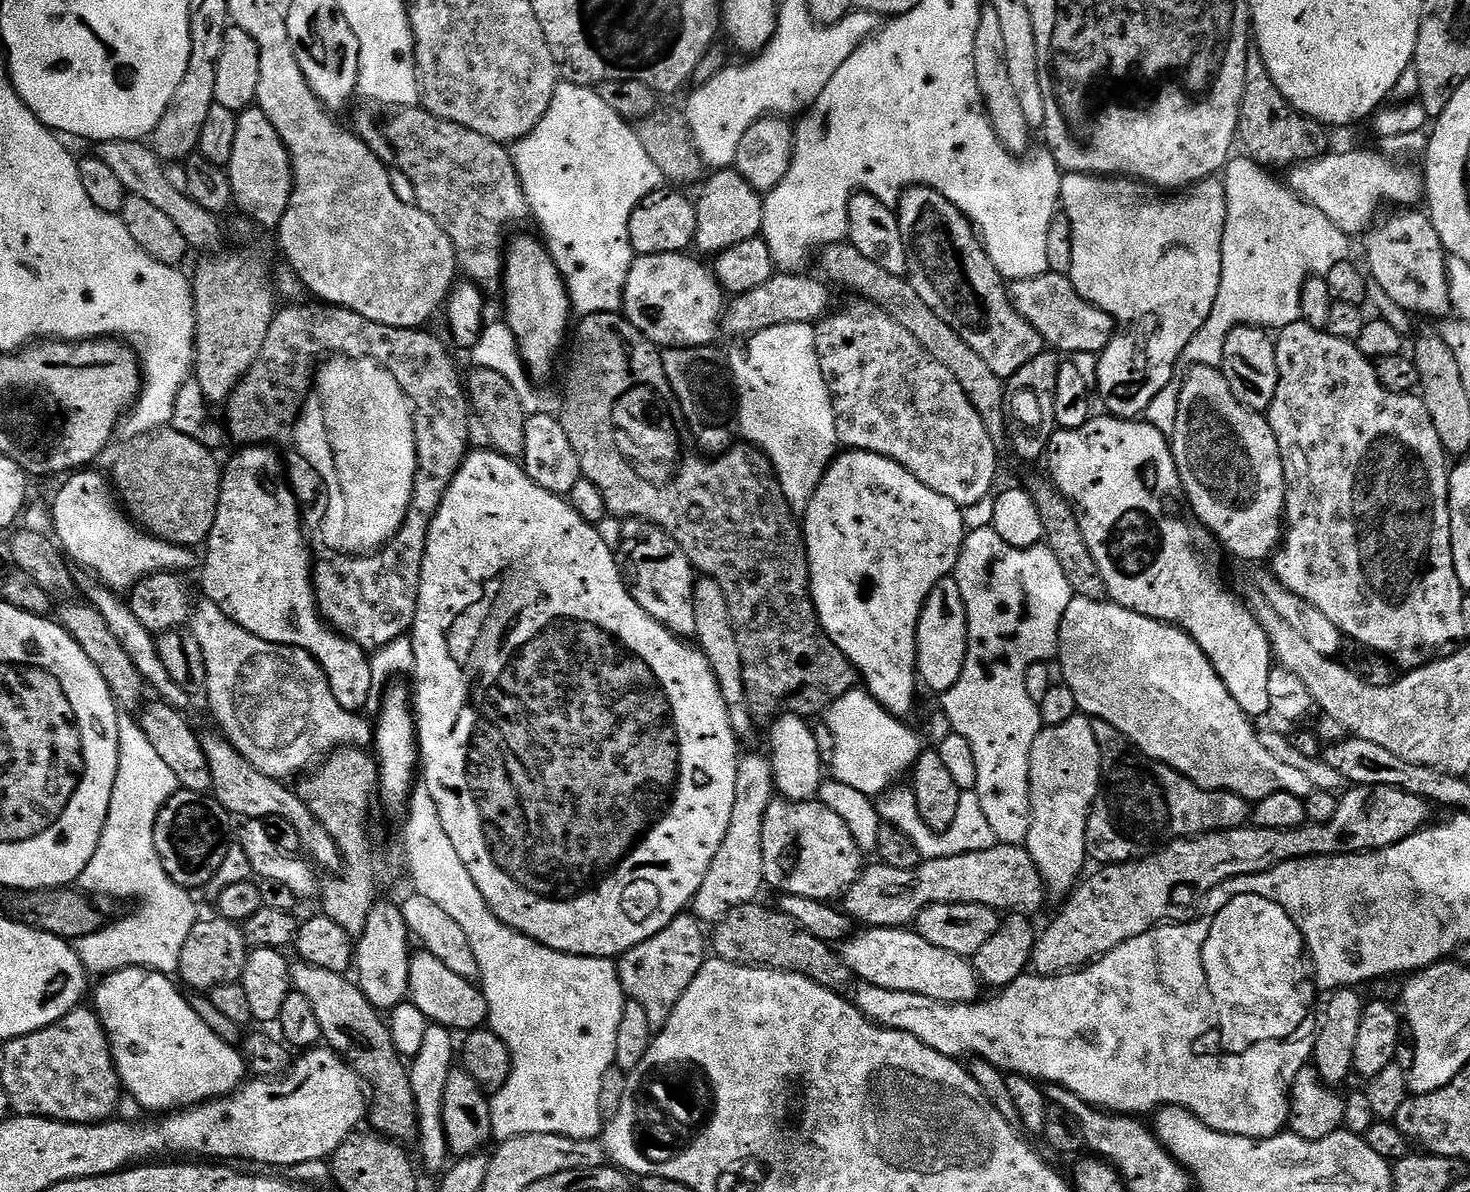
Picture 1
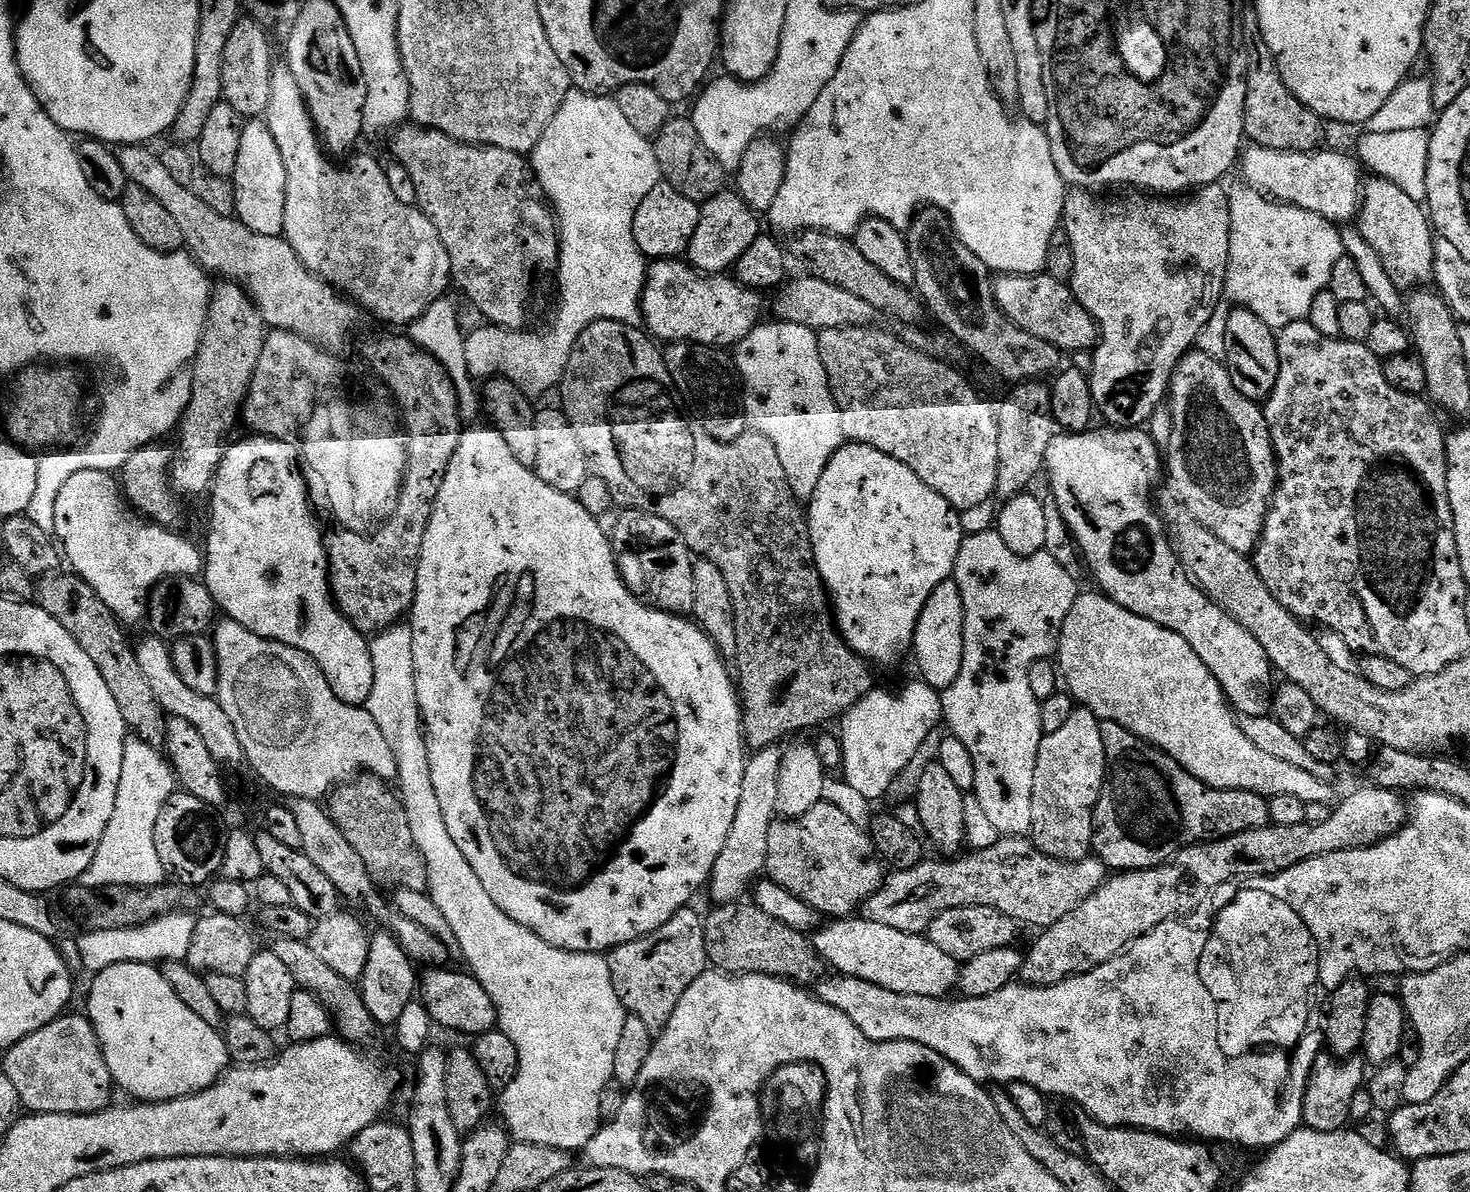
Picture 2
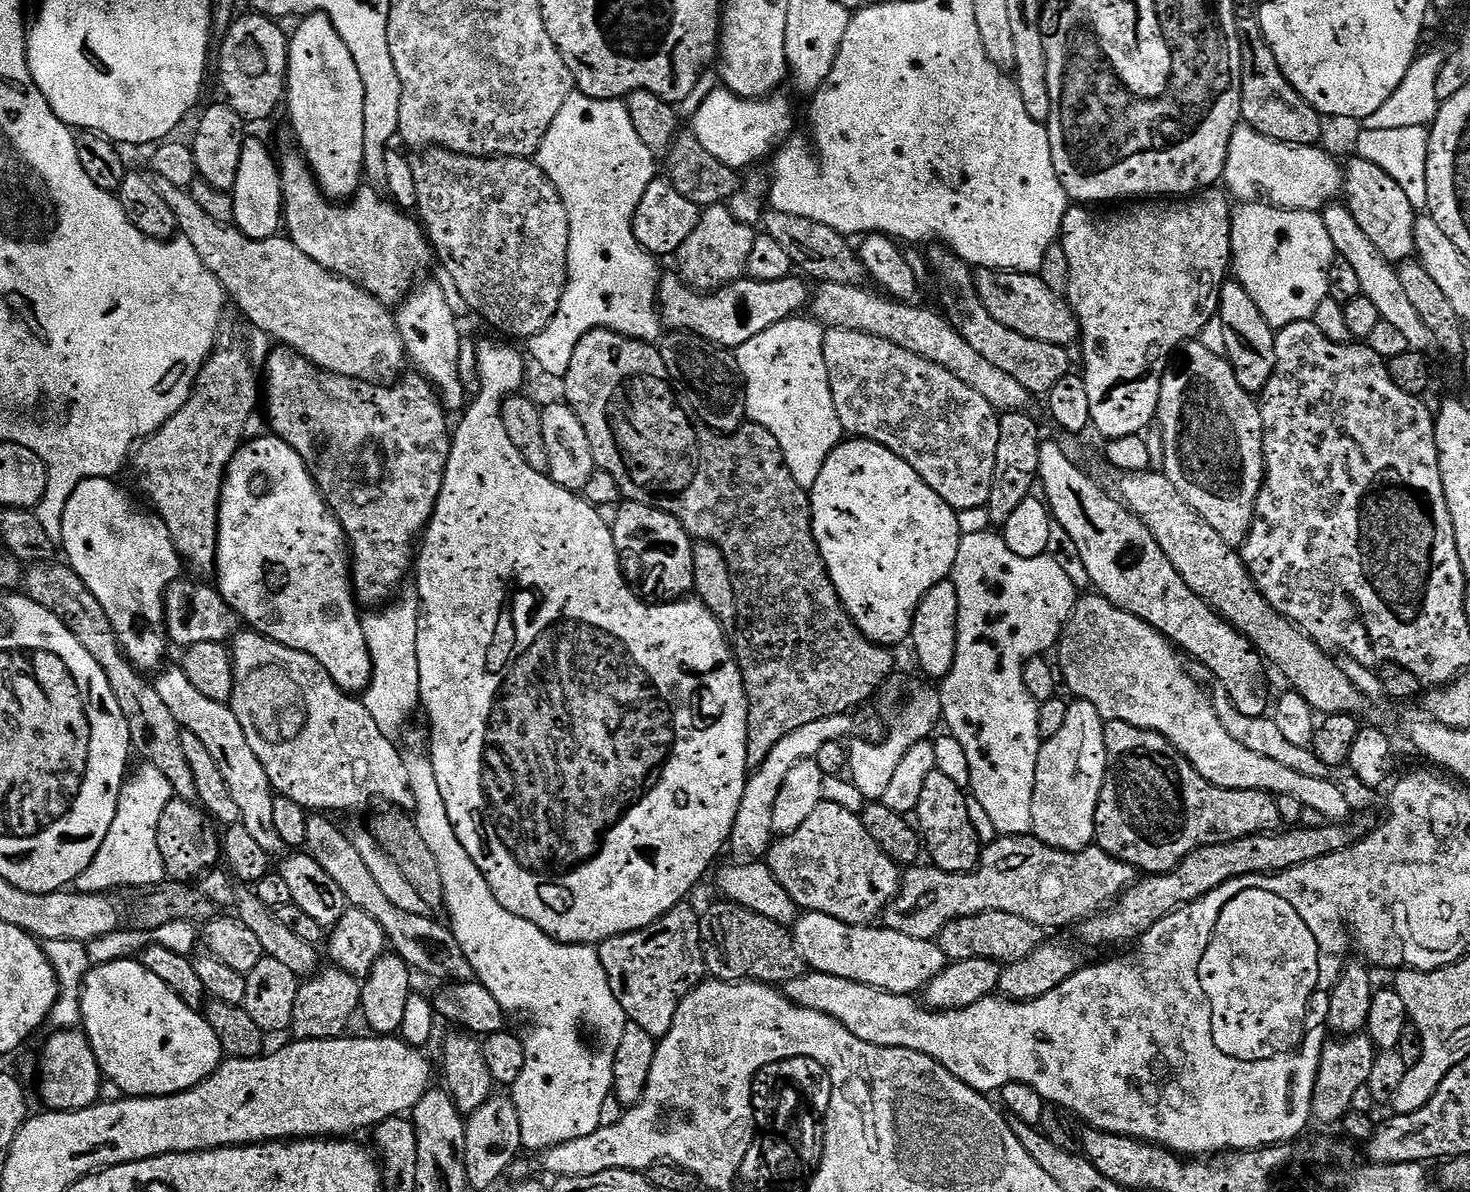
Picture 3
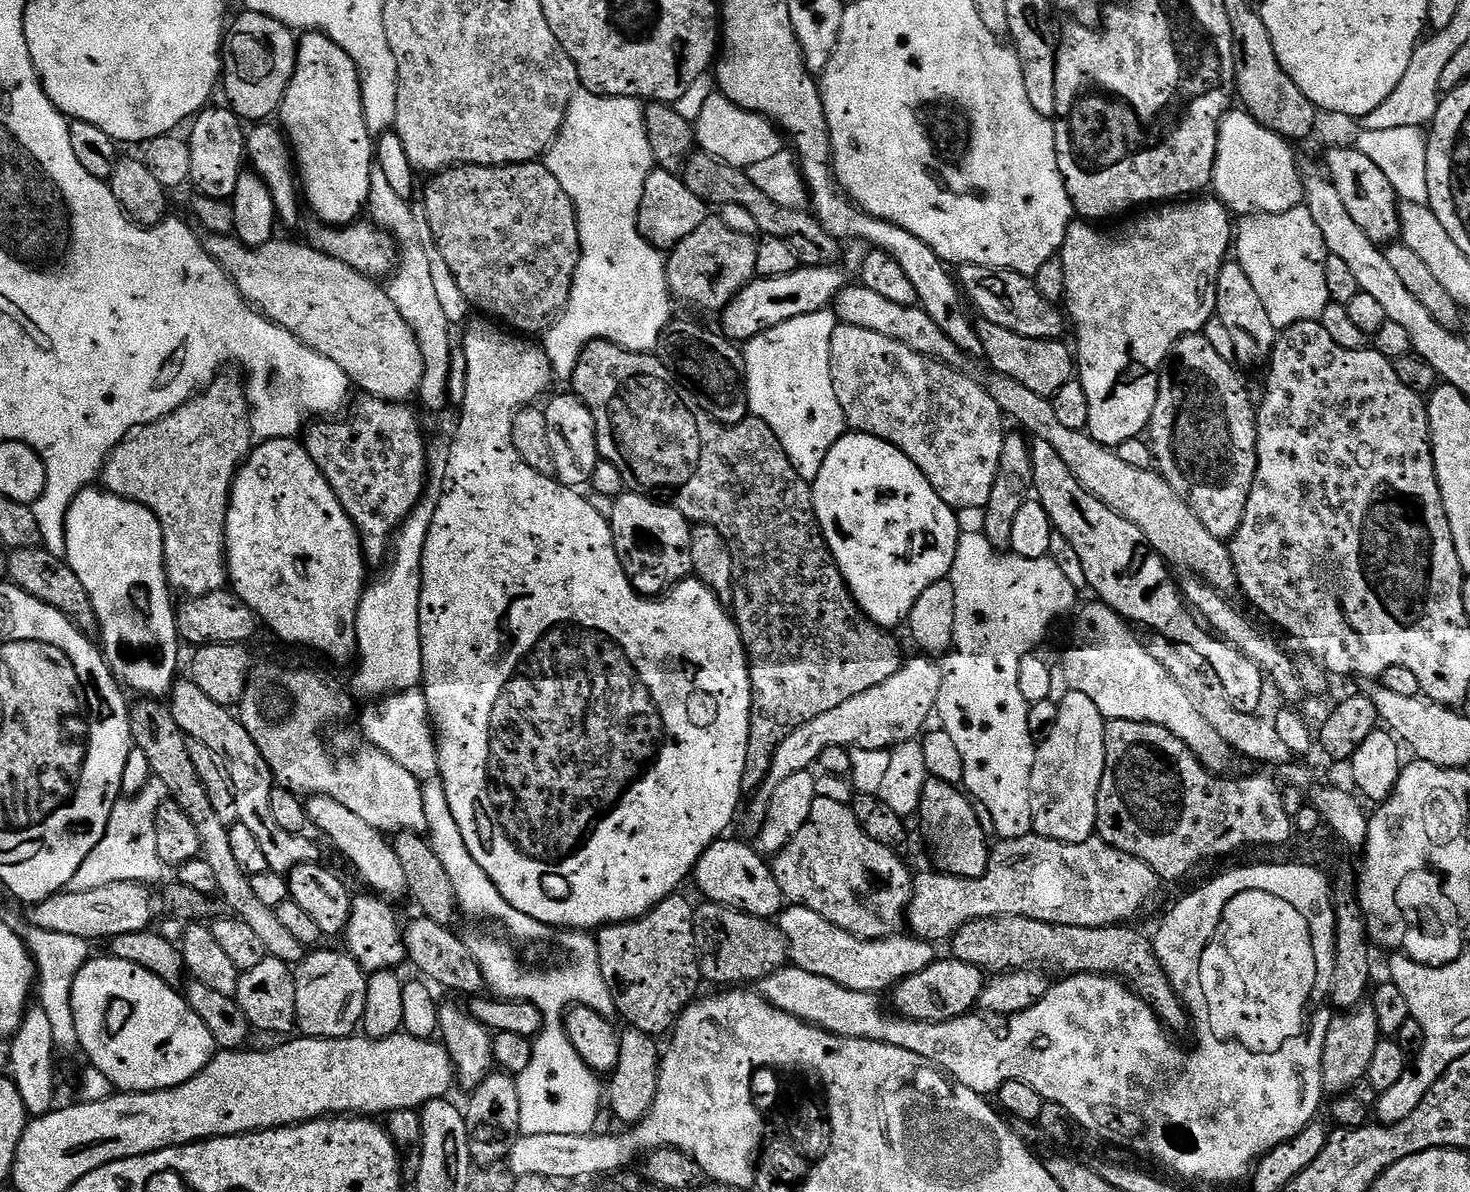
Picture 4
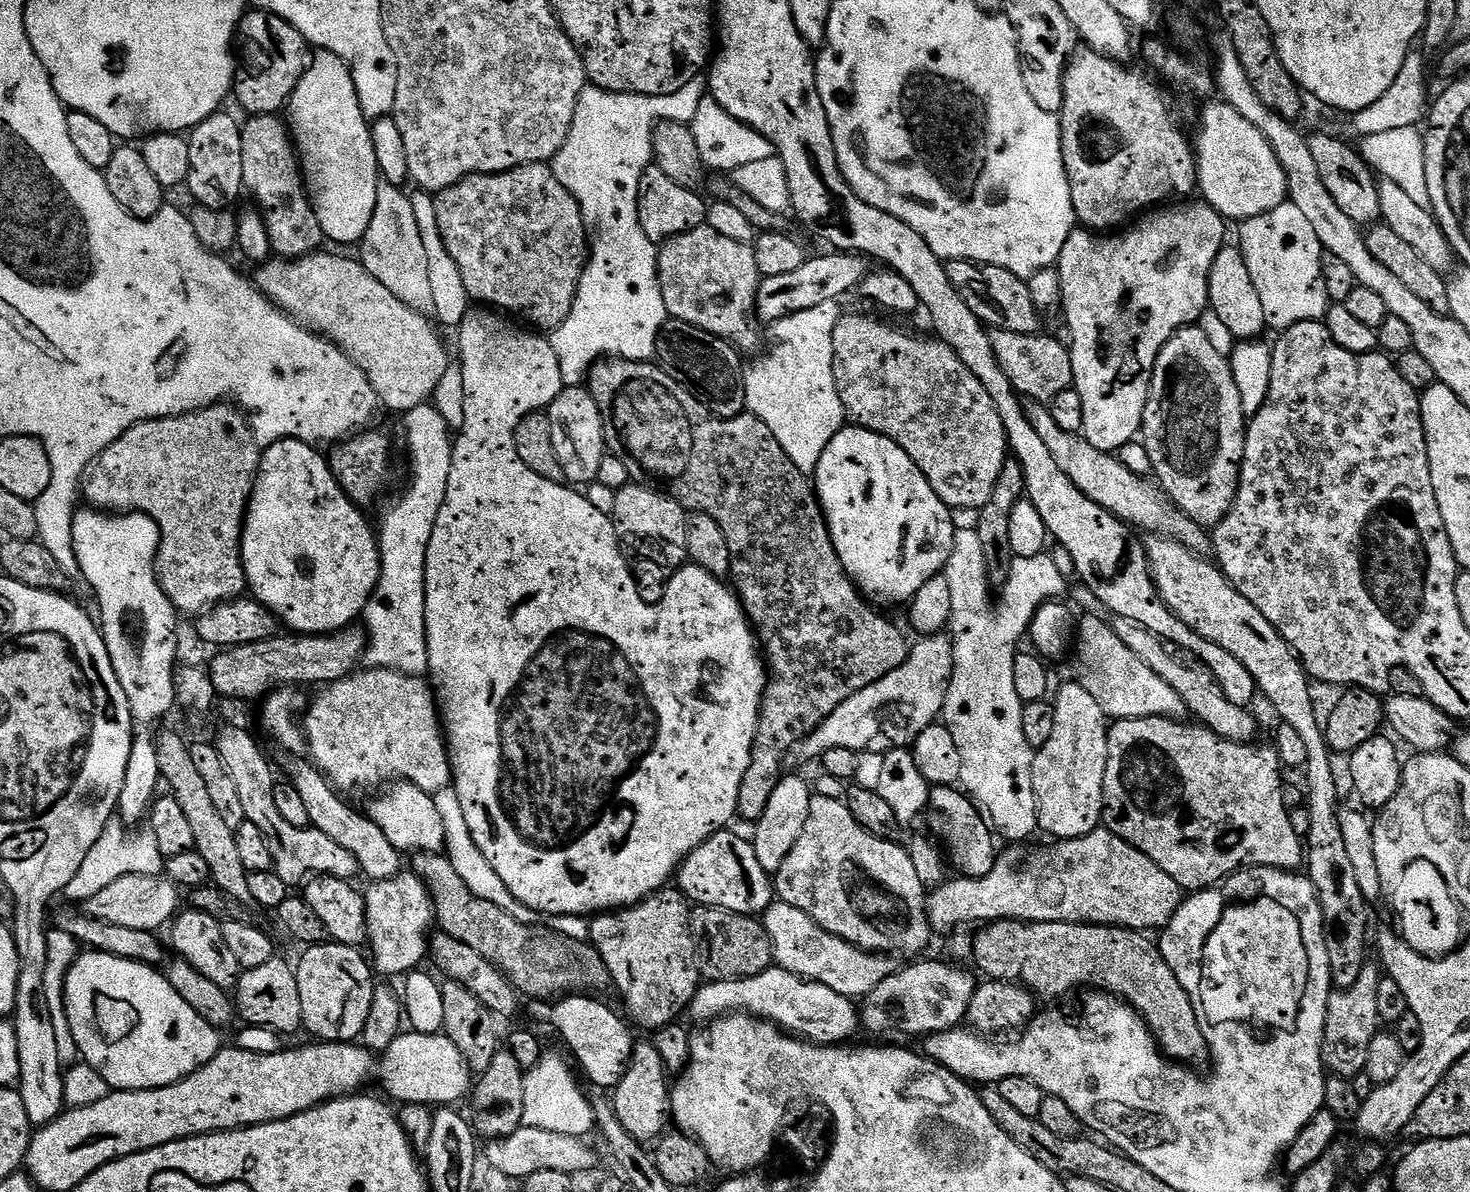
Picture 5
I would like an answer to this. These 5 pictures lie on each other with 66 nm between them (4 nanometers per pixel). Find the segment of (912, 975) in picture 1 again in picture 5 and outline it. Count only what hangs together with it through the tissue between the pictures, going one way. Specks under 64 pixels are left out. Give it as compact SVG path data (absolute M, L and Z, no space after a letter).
M772 903L764 912L762 923L764 935L772 944L772 959L779 967L795 976L802 976L805 980L828 986L842 996L869 996L894 971L893 965L888 965L891 963L887 959L861 952L853 944L822 930L822 926L814 922L814 918L802 914L802 910L791 908L789 904Z

